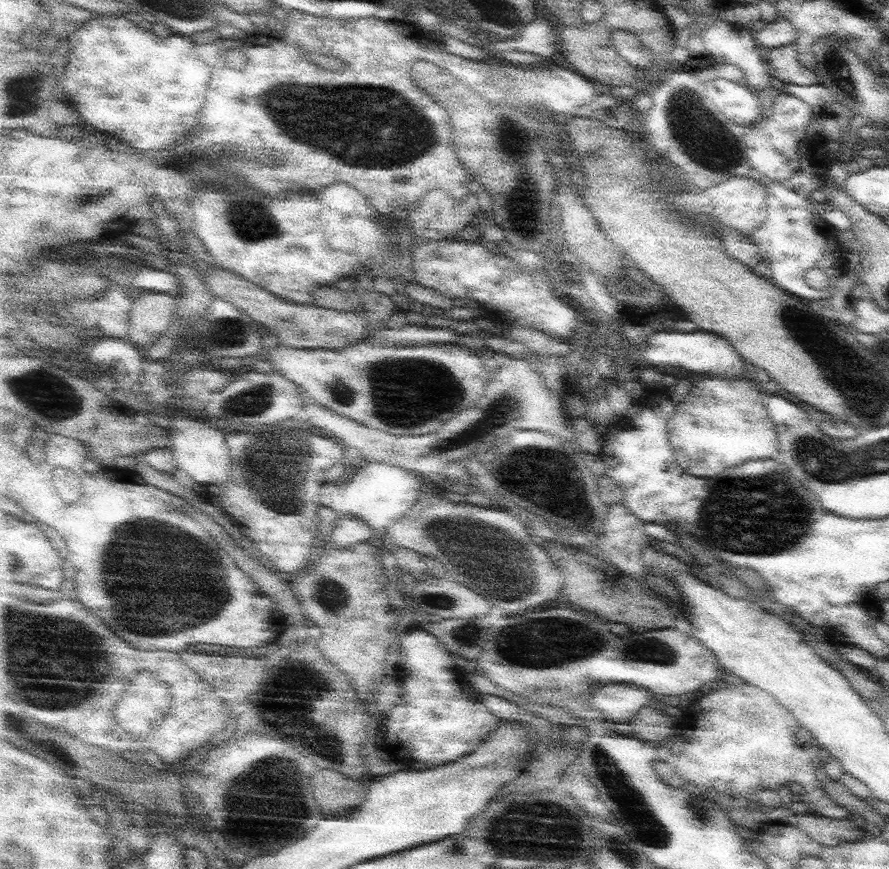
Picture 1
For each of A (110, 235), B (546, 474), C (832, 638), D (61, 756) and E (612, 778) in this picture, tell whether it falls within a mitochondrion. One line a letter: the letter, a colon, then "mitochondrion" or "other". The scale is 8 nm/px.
A: other
B: mitochondrion
C: other
D: other
E: mitochondrion

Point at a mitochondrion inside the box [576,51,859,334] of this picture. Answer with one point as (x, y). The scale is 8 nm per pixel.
(703, 138)

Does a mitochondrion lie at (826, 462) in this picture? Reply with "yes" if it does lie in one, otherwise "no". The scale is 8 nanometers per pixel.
yes

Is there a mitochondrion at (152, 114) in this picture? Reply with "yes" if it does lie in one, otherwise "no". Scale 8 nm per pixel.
no

